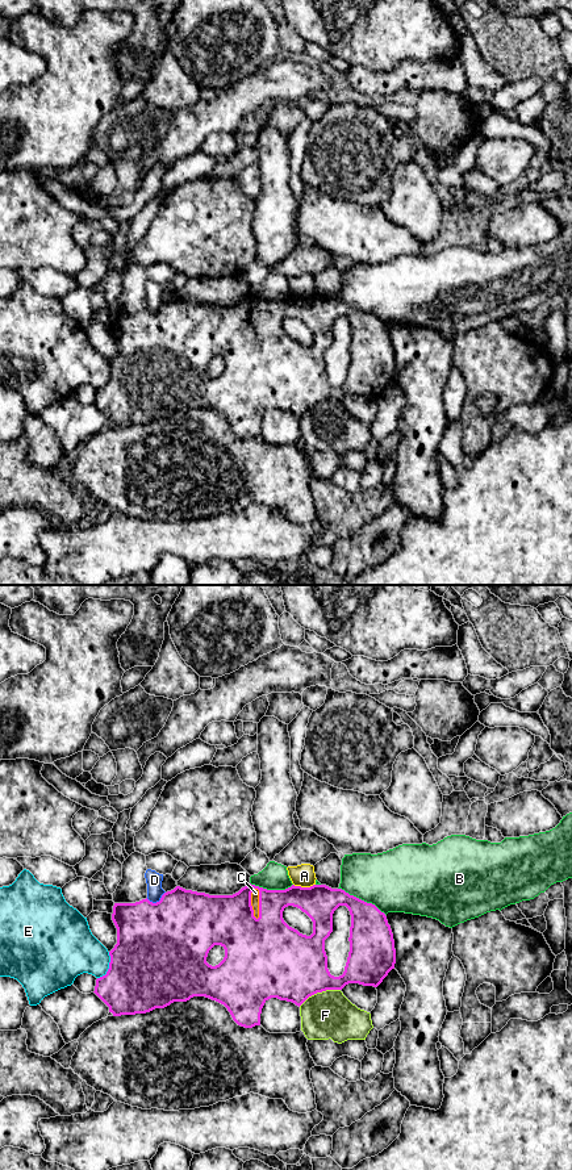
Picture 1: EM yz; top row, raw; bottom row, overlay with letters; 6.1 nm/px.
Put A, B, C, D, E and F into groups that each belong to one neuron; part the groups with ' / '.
A / B / C / D / E / F

